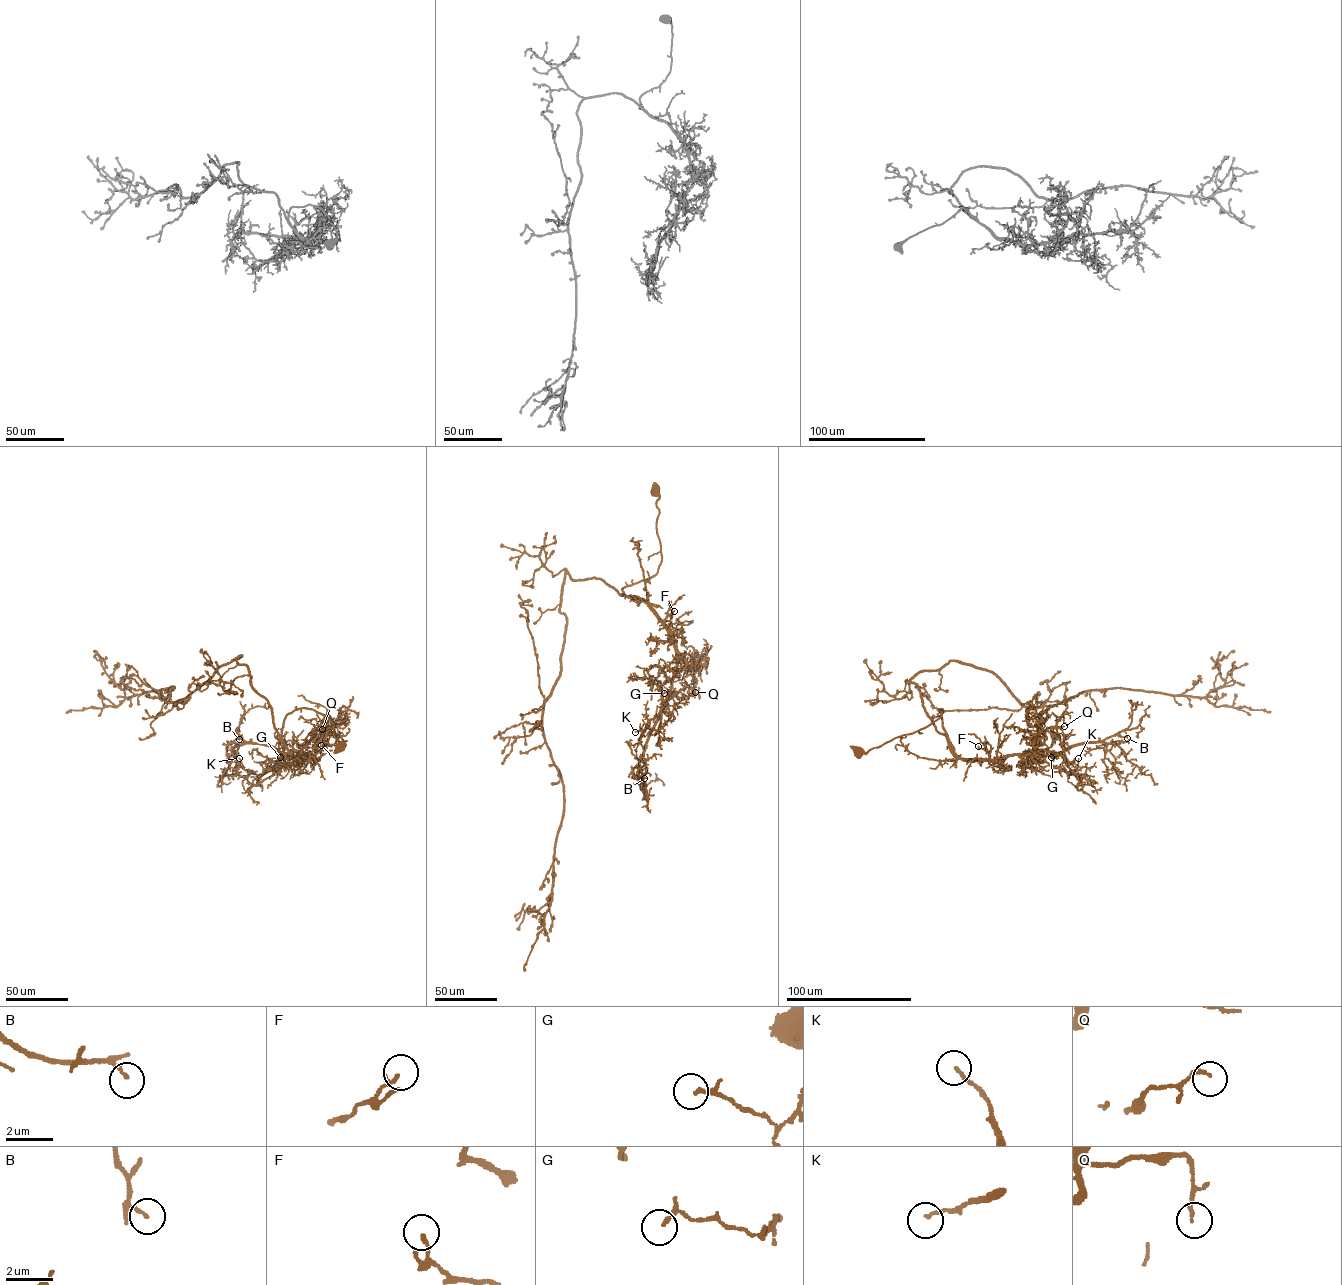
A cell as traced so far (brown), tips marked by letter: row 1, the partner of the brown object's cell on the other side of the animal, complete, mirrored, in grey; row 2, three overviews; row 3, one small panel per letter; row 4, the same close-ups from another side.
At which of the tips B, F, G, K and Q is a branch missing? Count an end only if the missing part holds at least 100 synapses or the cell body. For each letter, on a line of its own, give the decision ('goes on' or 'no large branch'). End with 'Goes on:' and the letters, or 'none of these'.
B: no large branch
F: no large branch
G: no large branch
K: no large branch
Q: no large branch
Goes on: none of these

